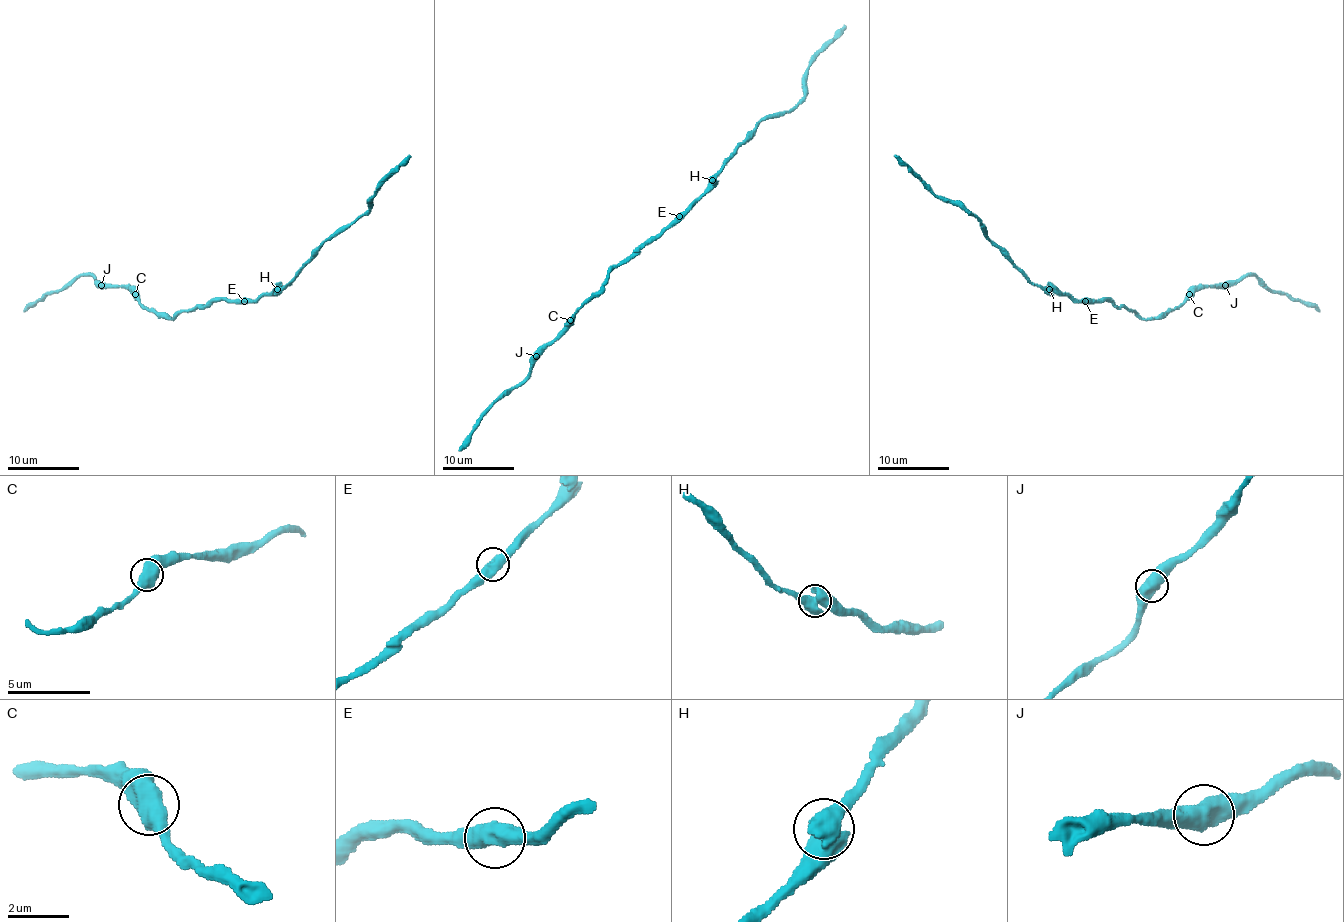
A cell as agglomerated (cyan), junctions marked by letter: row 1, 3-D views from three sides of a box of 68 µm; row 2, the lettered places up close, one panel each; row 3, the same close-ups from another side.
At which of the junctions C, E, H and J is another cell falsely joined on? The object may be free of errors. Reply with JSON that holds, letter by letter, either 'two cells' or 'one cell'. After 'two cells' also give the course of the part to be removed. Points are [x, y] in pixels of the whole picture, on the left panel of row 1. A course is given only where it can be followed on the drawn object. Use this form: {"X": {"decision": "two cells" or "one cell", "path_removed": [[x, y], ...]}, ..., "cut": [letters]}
{"C": {"decision": "one cell"}, "E": {"decision": "one cell"}, "H": {"decision": "one cell"}, "J": {"decision": "one cell"}, "cut": []}

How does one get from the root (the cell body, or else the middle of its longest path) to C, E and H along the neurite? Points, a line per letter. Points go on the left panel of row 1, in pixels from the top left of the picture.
C: (226, 299), (212, 299), (192, 310), (182, 310), (173, 319), (165, 319), (148, 310), (135, 294)
E: (226, 299), (244, 301)
H: (226, 299), (259, 299), (277, 289)

